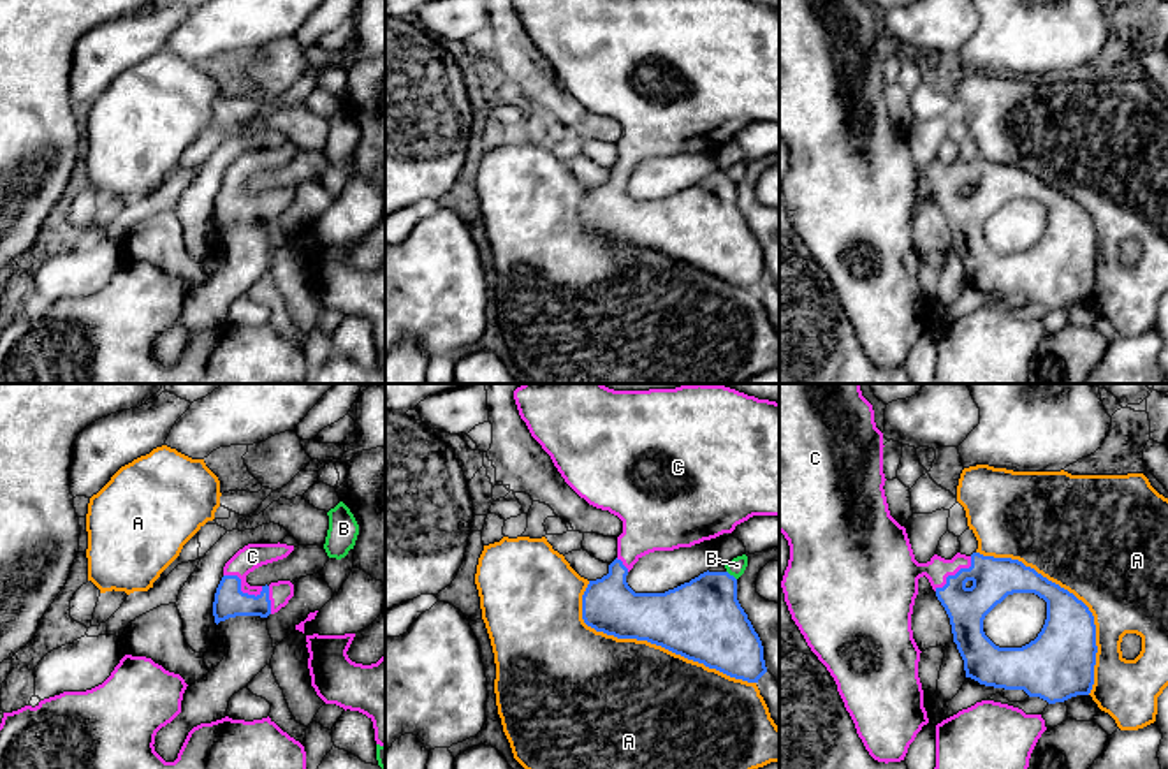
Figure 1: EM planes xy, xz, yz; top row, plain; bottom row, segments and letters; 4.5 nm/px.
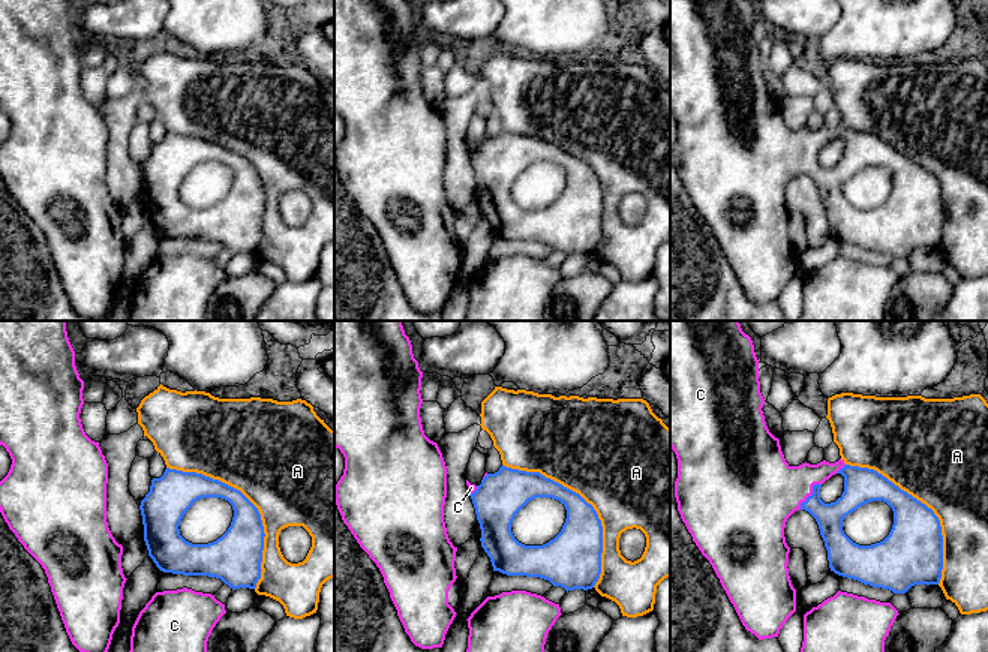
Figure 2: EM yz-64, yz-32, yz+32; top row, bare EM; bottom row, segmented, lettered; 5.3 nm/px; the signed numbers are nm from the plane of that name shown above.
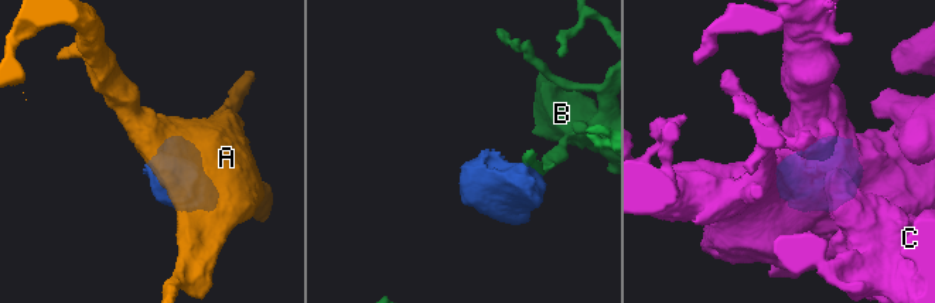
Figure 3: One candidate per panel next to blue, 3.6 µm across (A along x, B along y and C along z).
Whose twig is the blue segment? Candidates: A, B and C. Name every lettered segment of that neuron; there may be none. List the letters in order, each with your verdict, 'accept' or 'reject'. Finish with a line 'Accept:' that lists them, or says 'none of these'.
A: reject
B: reject
C: accept
Accept: C

